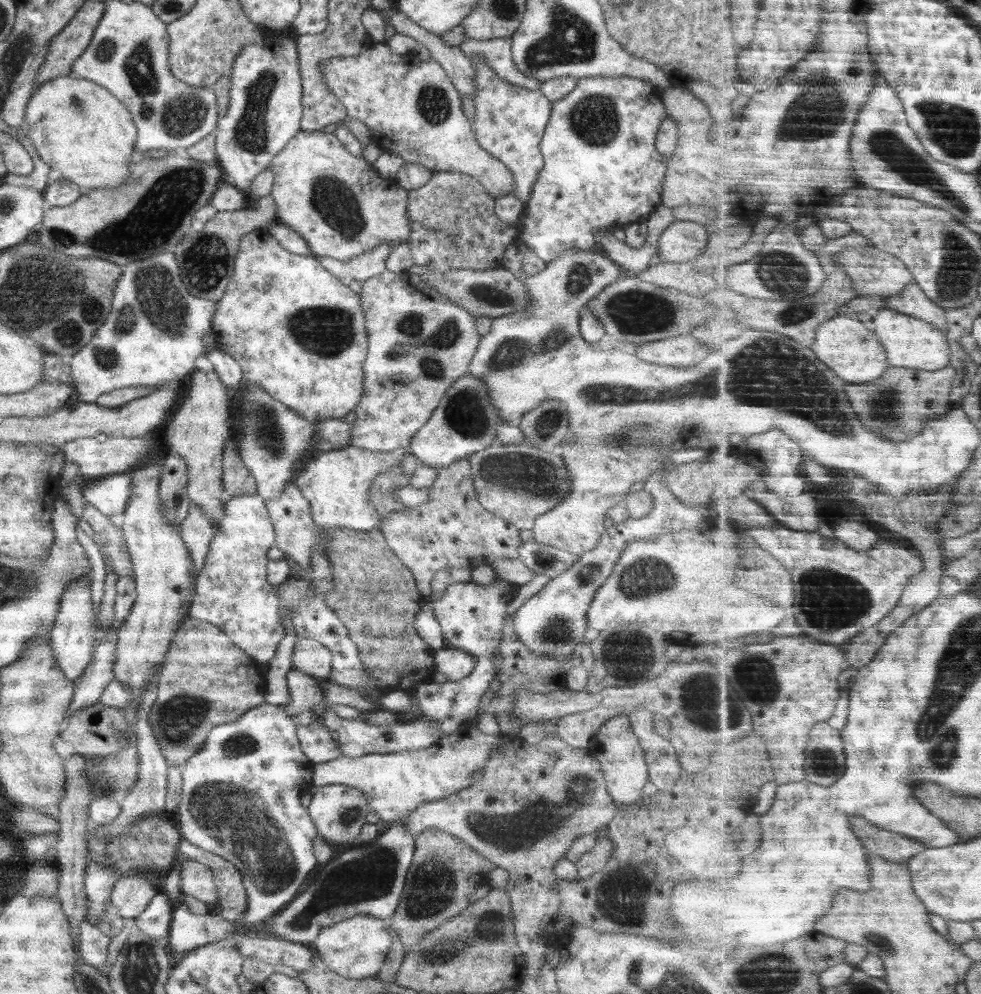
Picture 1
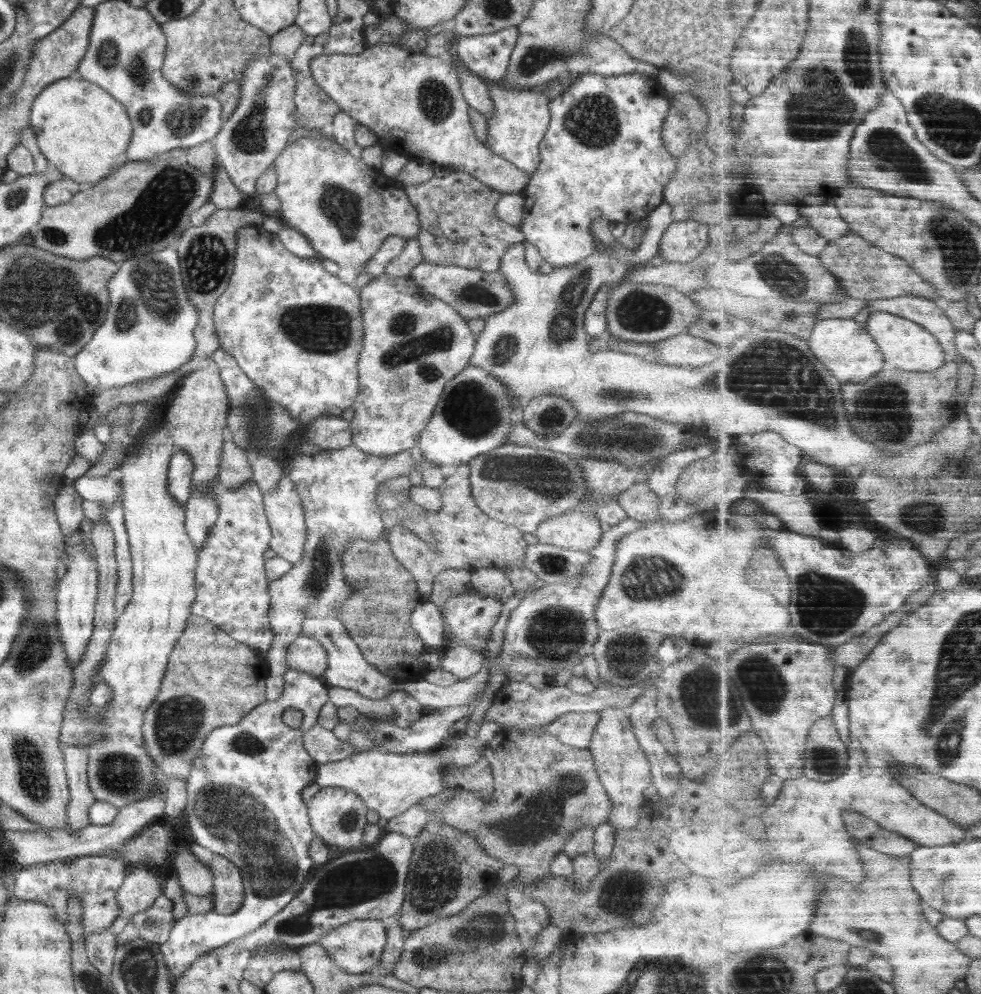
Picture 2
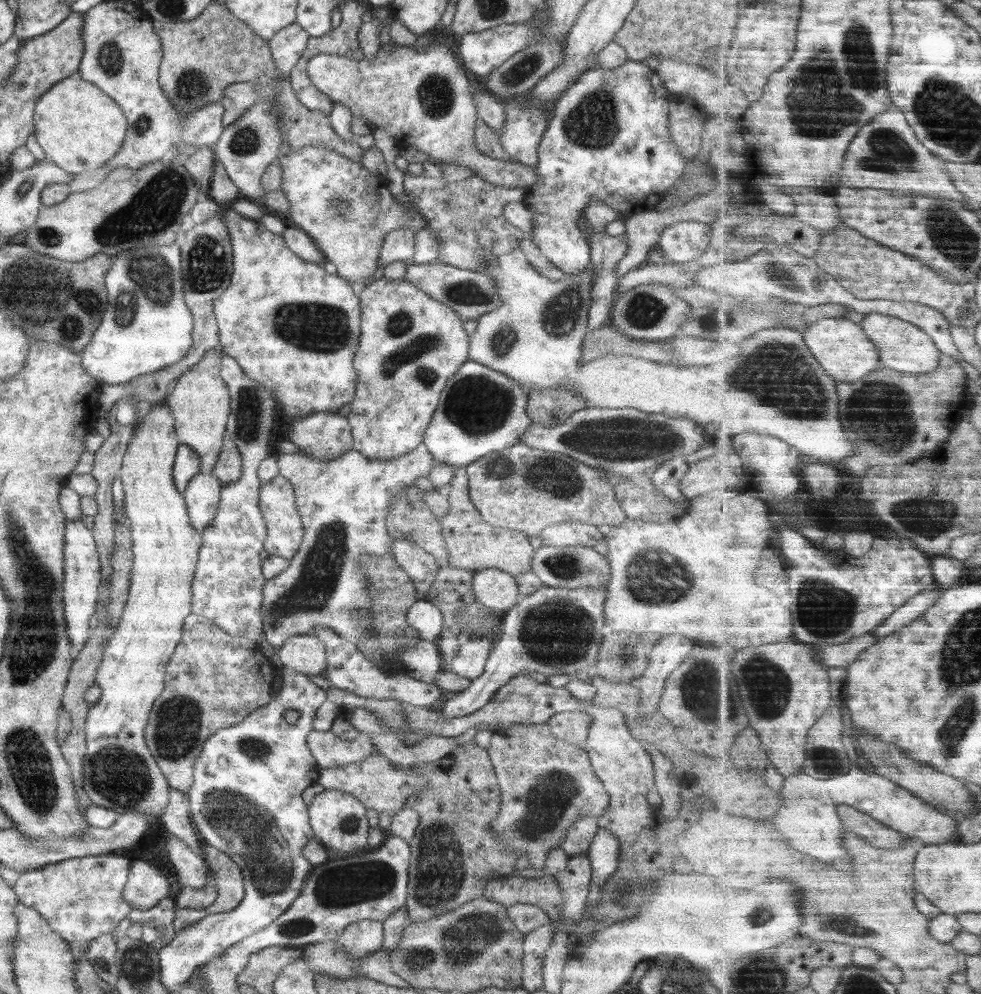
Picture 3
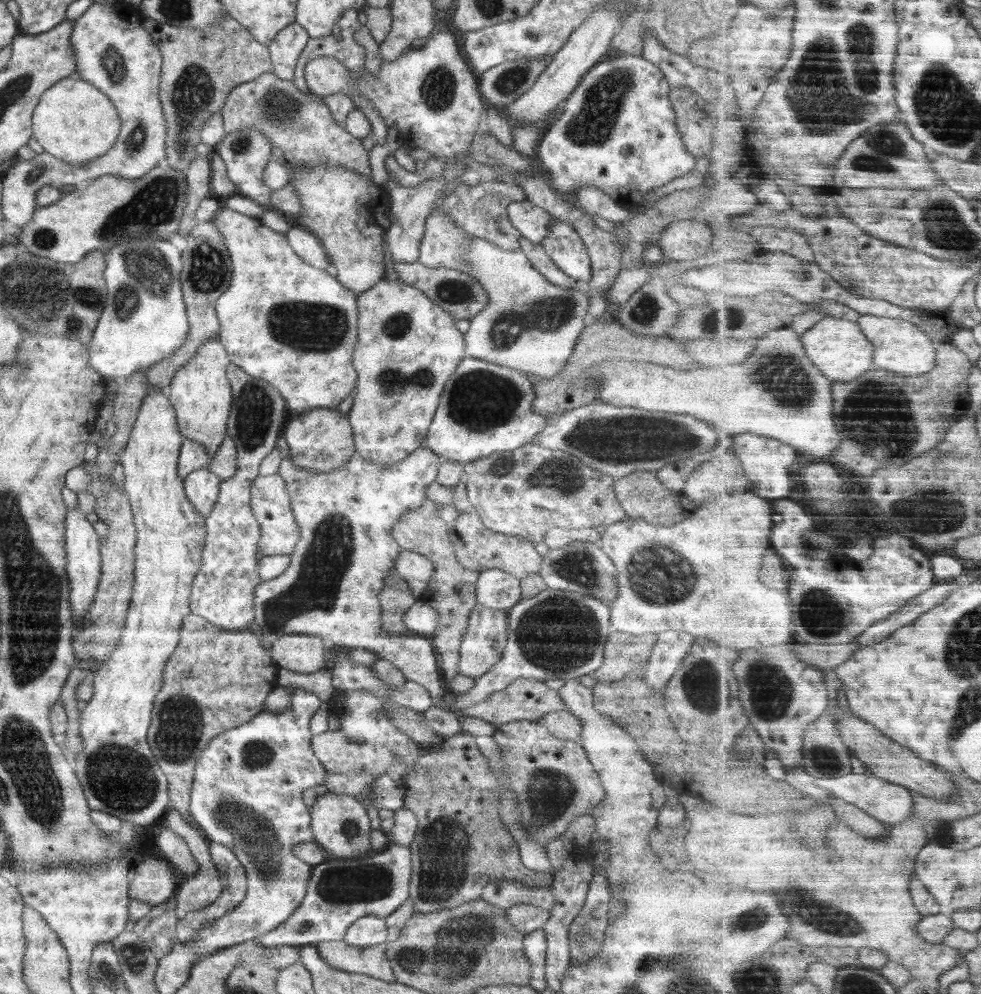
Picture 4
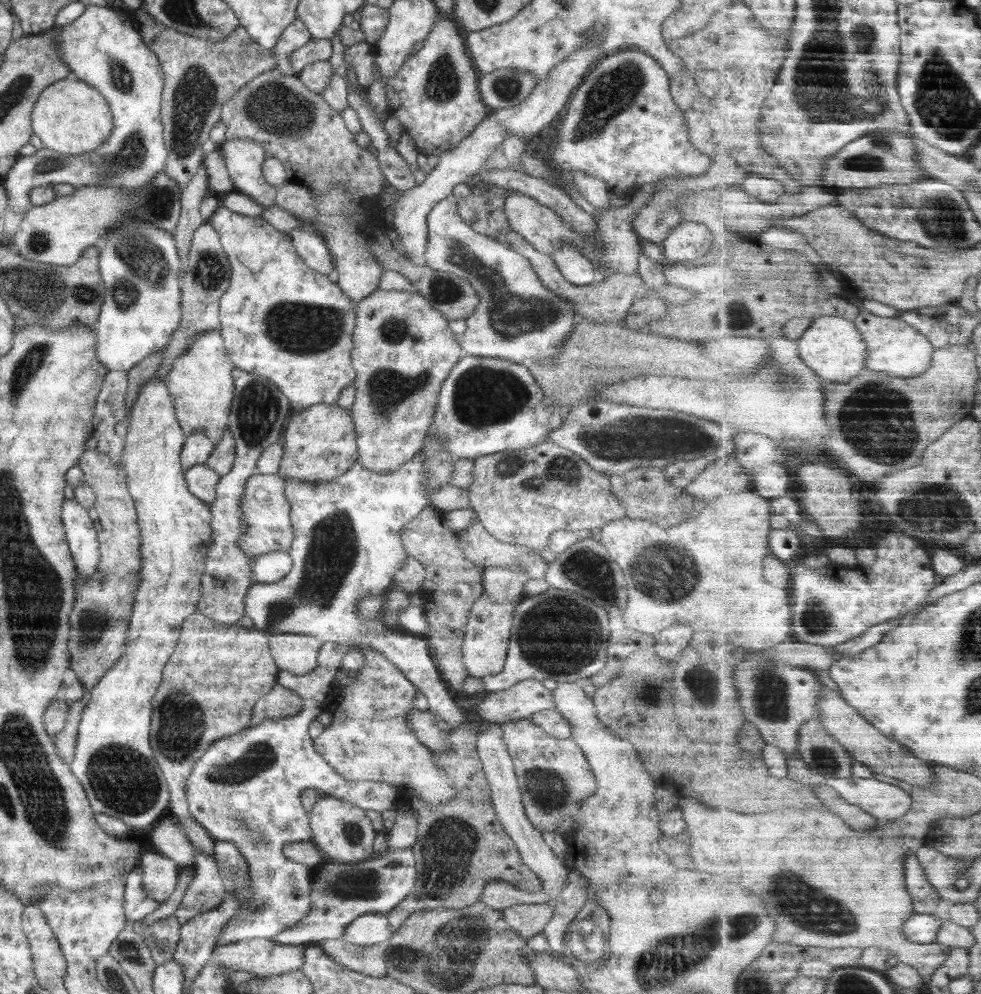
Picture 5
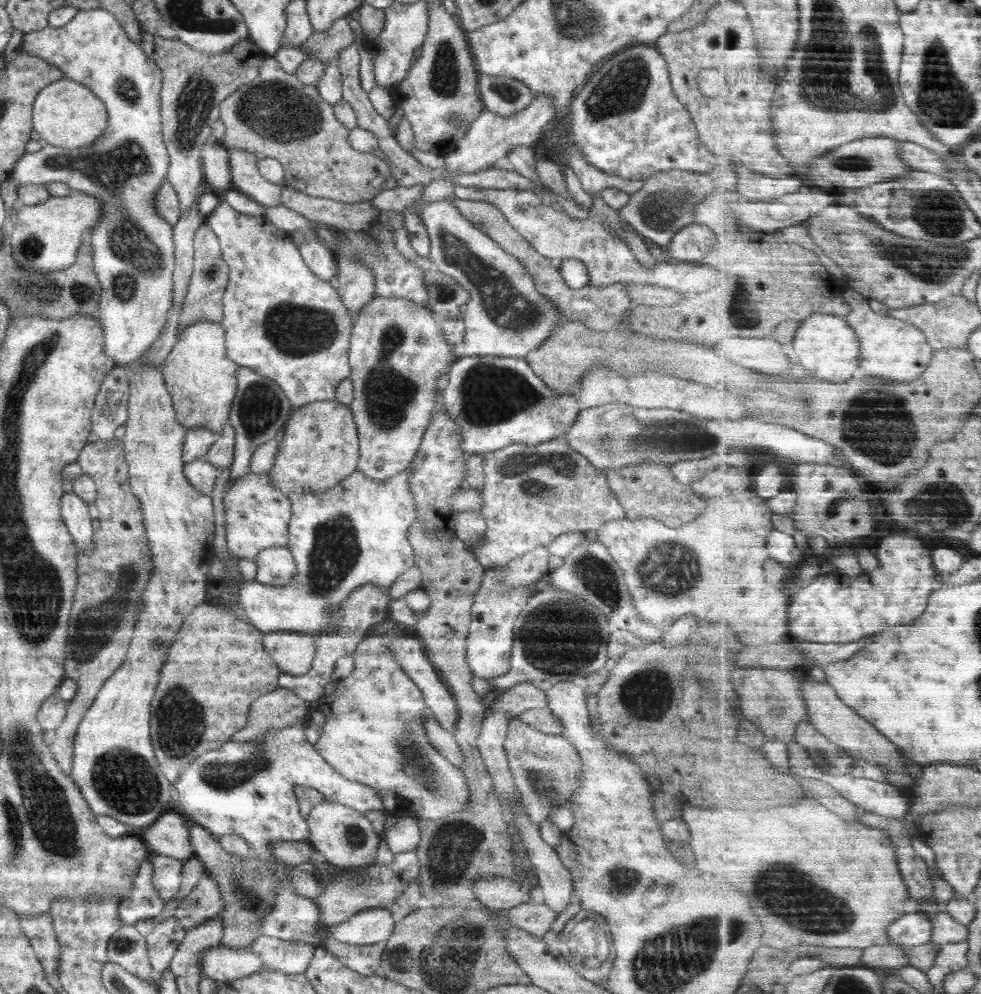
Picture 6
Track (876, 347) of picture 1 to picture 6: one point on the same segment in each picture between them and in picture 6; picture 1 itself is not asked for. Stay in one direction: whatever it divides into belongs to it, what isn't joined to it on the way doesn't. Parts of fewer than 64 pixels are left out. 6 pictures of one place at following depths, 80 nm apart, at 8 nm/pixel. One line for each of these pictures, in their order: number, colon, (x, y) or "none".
2: (847, 346)
3: (842, 345)
4: (841, 349)
5: (833, 346)
6: (827, 345)

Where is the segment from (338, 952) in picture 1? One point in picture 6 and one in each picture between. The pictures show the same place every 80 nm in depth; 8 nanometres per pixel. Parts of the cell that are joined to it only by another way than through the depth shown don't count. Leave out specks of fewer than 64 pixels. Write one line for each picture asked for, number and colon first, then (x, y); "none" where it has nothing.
2: (356, 947)
3: (360, 939)
4: (368, 931)
5: (369, 929)
6: (373, 925)

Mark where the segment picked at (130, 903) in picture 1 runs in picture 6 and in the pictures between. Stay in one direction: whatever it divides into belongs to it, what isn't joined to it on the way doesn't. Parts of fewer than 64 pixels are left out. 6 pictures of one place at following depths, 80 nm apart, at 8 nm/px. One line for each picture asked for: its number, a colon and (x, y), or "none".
2: (140, 889)
3: (146, 885)
4: (152, 880)
5: (160, 874)
6: (166, 876)

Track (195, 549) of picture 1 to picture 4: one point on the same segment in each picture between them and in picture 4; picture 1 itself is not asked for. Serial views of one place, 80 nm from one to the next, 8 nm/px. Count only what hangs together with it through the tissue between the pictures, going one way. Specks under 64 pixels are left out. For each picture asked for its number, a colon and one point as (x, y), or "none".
2: (201, 511)
3: (201, 497)
4: (201, 486)

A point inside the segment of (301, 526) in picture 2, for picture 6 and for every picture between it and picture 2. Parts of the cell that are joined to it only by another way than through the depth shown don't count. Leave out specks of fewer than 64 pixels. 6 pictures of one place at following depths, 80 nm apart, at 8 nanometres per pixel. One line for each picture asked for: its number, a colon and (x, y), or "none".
3: (285, 532)
4: (271, 505)
5: (265, 508)
6: (257, 514)

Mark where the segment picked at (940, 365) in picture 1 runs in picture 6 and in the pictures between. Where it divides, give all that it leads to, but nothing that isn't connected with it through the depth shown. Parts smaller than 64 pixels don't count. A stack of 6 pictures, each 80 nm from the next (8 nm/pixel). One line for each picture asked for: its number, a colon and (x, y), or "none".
2: (908, 345)
3: (905, 346)
4: (901, 346)
5: (895, 346)
6: (894, 348)

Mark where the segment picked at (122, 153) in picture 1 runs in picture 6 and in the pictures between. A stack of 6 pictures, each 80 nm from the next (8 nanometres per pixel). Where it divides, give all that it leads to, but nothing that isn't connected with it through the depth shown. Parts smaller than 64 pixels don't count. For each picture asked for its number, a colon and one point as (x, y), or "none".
2: (83, 132)
3: (79, 127)
4: (73, 121)
5: (70, 117)
6: (66, 114)

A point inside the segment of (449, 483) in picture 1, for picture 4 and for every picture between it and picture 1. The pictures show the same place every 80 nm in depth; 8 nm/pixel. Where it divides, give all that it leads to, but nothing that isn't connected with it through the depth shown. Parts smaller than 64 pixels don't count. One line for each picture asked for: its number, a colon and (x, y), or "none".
2: (467, 539)
3: (473, 544)
4: (478, 548)

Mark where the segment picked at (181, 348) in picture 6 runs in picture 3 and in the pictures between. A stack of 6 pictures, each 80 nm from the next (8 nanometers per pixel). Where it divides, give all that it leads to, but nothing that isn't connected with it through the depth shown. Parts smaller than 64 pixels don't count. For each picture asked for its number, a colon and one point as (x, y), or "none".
3: (200, 402)
4: (200, 392)
5: (200, 384)

